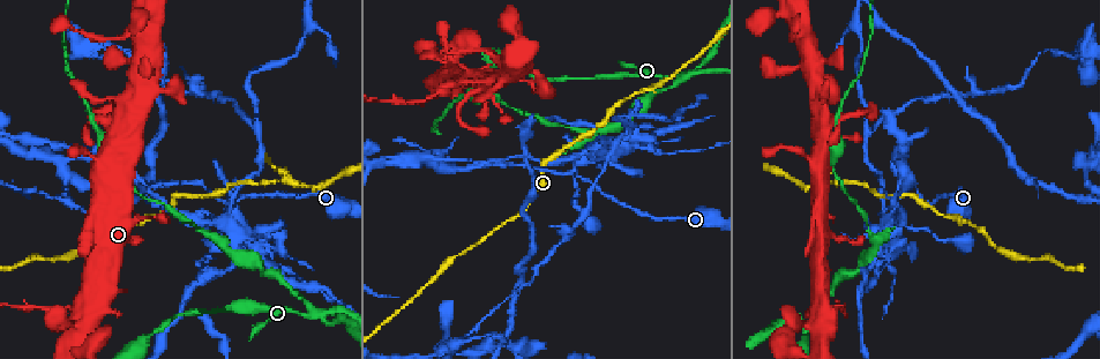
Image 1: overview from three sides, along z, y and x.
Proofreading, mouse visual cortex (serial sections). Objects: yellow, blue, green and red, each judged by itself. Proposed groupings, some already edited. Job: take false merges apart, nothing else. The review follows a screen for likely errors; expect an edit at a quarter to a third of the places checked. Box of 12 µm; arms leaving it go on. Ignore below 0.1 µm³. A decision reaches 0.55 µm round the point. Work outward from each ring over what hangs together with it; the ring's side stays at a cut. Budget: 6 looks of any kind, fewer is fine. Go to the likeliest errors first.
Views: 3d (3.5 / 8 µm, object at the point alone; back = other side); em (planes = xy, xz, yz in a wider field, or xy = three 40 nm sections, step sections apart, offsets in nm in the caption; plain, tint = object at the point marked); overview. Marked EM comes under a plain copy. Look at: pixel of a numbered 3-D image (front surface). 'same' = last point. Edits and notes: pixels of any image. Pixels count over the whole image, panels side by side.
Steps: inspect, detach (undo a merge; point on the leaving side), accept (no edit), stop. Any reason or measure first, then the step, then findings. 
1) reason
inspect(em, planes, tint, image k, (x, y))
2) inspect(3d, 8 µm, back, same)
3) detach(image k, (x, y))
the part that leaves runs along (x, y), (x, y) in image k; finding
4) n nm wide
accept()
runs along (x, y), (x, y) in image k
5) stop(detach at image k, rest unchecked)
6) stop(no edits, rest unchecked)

four arms meet
inspect(3d, 8 µm, image 1, (679, 77))

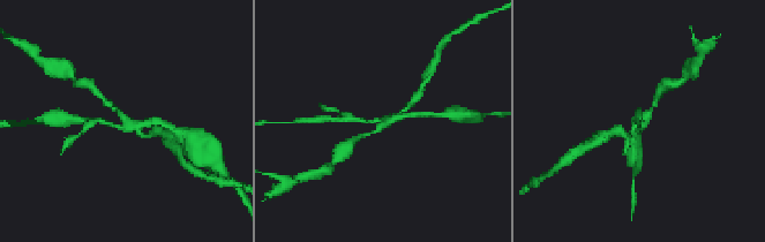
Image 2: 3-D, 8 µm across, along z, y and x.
closer look
inspect(3d, 3.5 µm, image 2, (126, 122))

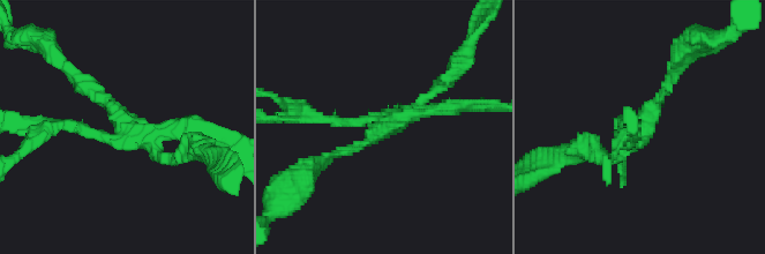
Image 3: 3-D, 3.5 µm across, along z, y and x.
arms of 150, 150, 150, 150 nm
detach(image 3, (182, 147))
the part that leaves runs along (121, 127), (111, 105), (54, 55) in image 3; two cells meet here

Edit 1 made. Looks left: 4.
a fork
inspect(3d, 3.5 µm, image 1, (436, 158))

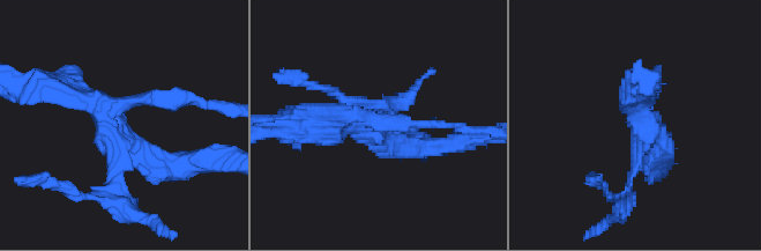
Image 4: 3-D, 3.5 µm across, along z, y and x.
need the tissue
inspect(em, xy, step 3, tint, image 4, (374, 125))

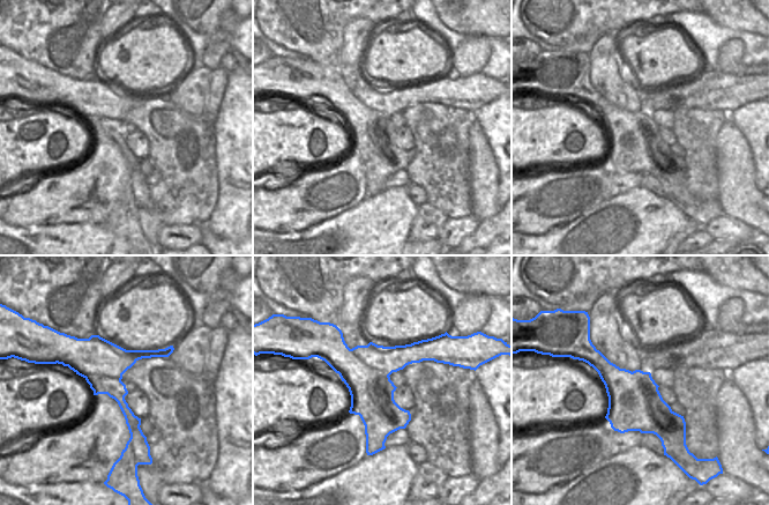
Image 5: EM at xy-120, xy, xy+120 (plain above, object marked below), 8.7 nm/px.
detach(image 4, (636, 134))
the part that leaves runs along (640, 104), (661, 161) in image 4; two cells meet here

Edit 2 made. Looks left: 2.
stop(detach at image 3, detach at image 4, rest unchecked)

